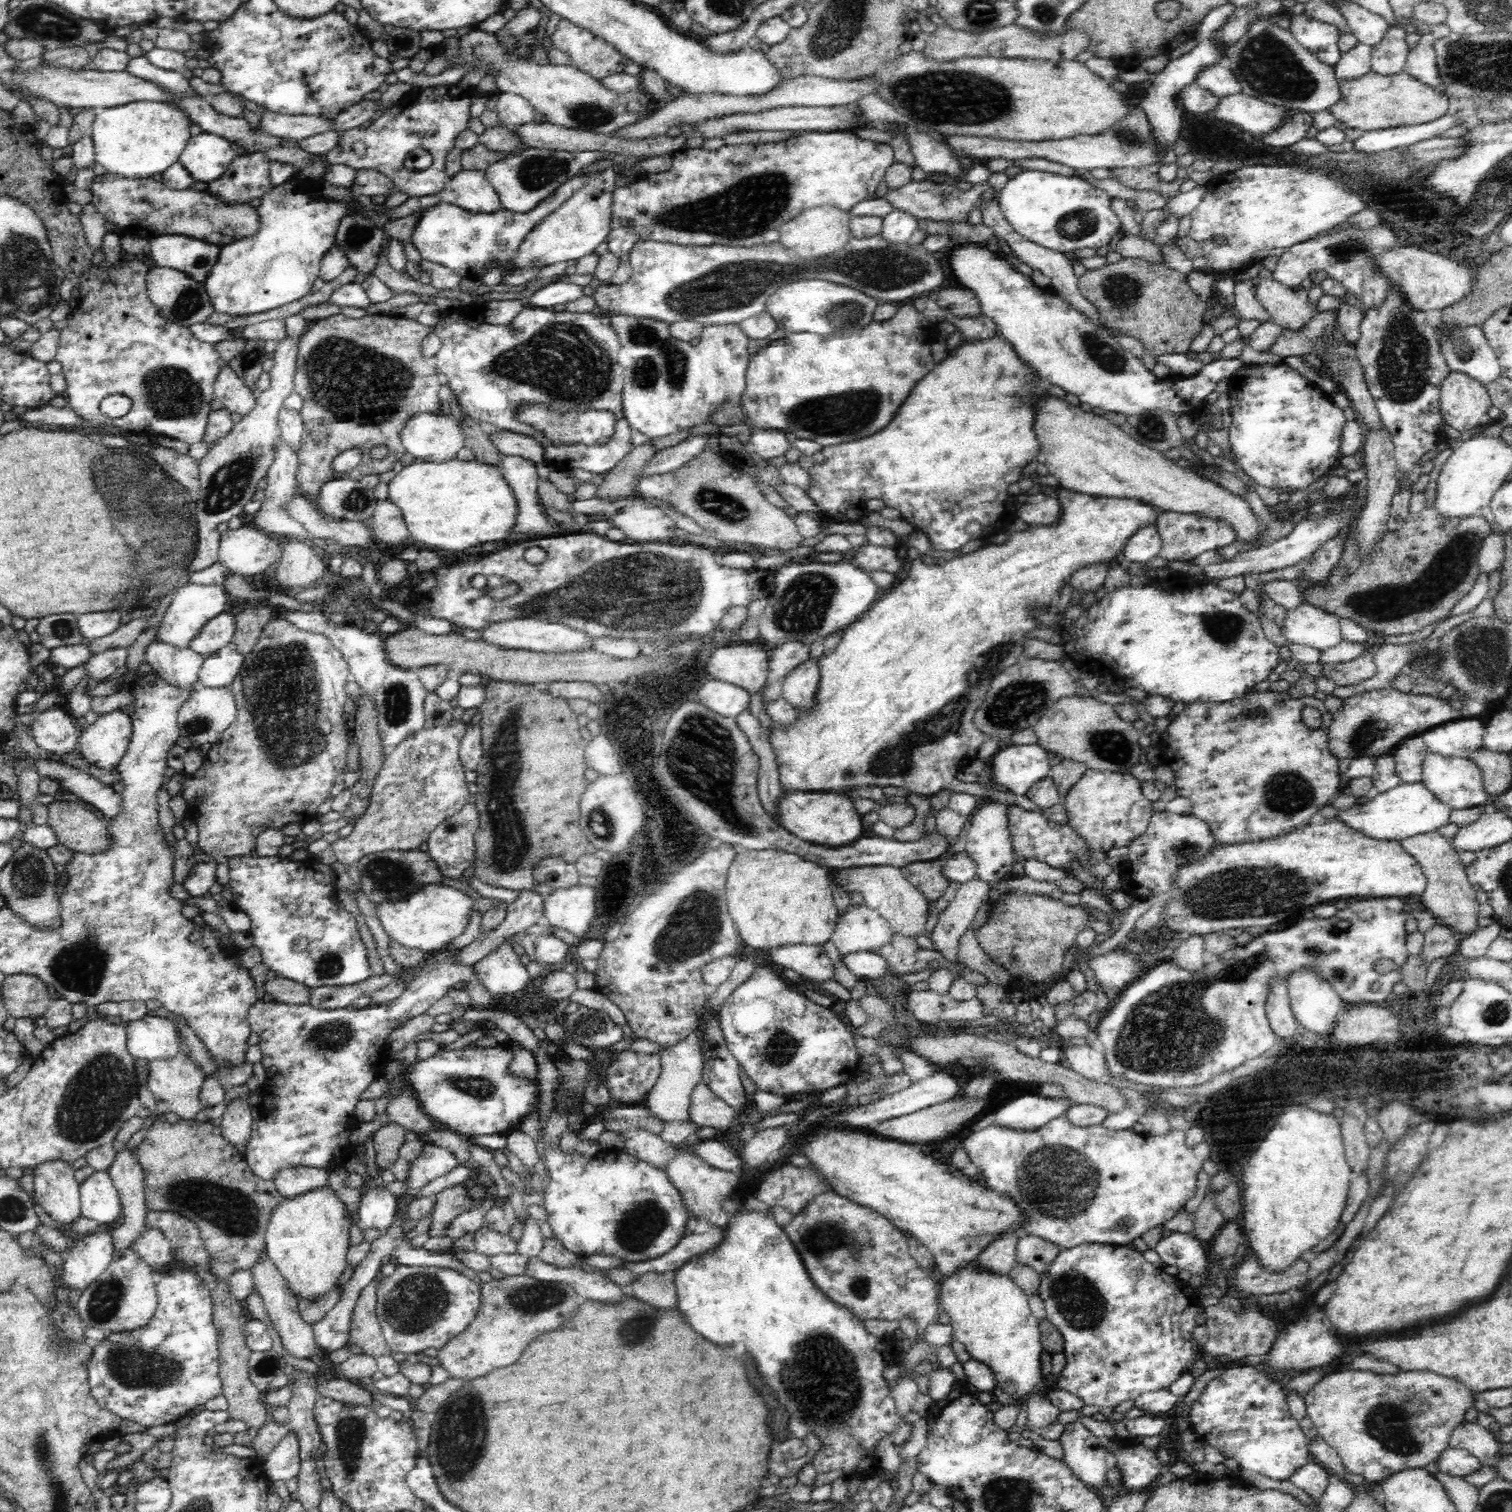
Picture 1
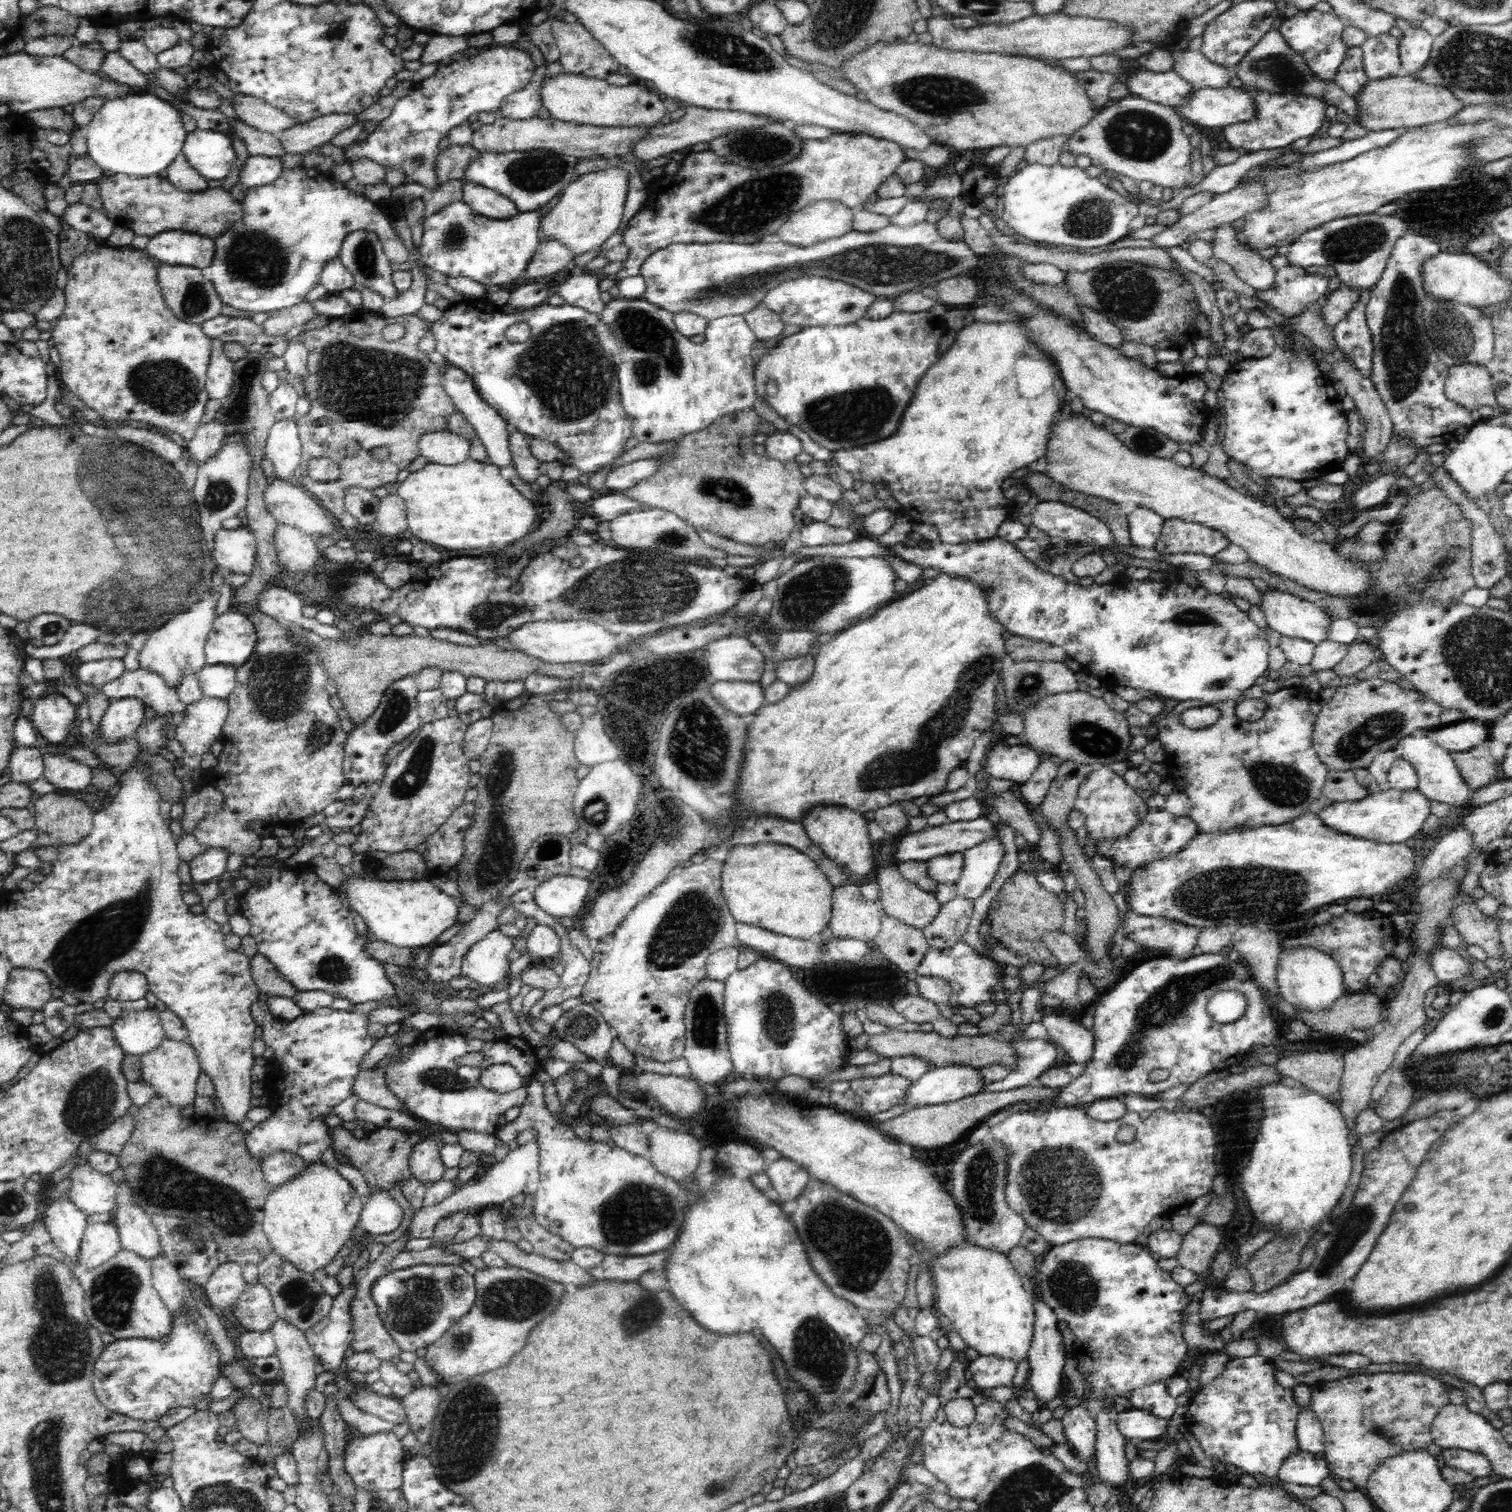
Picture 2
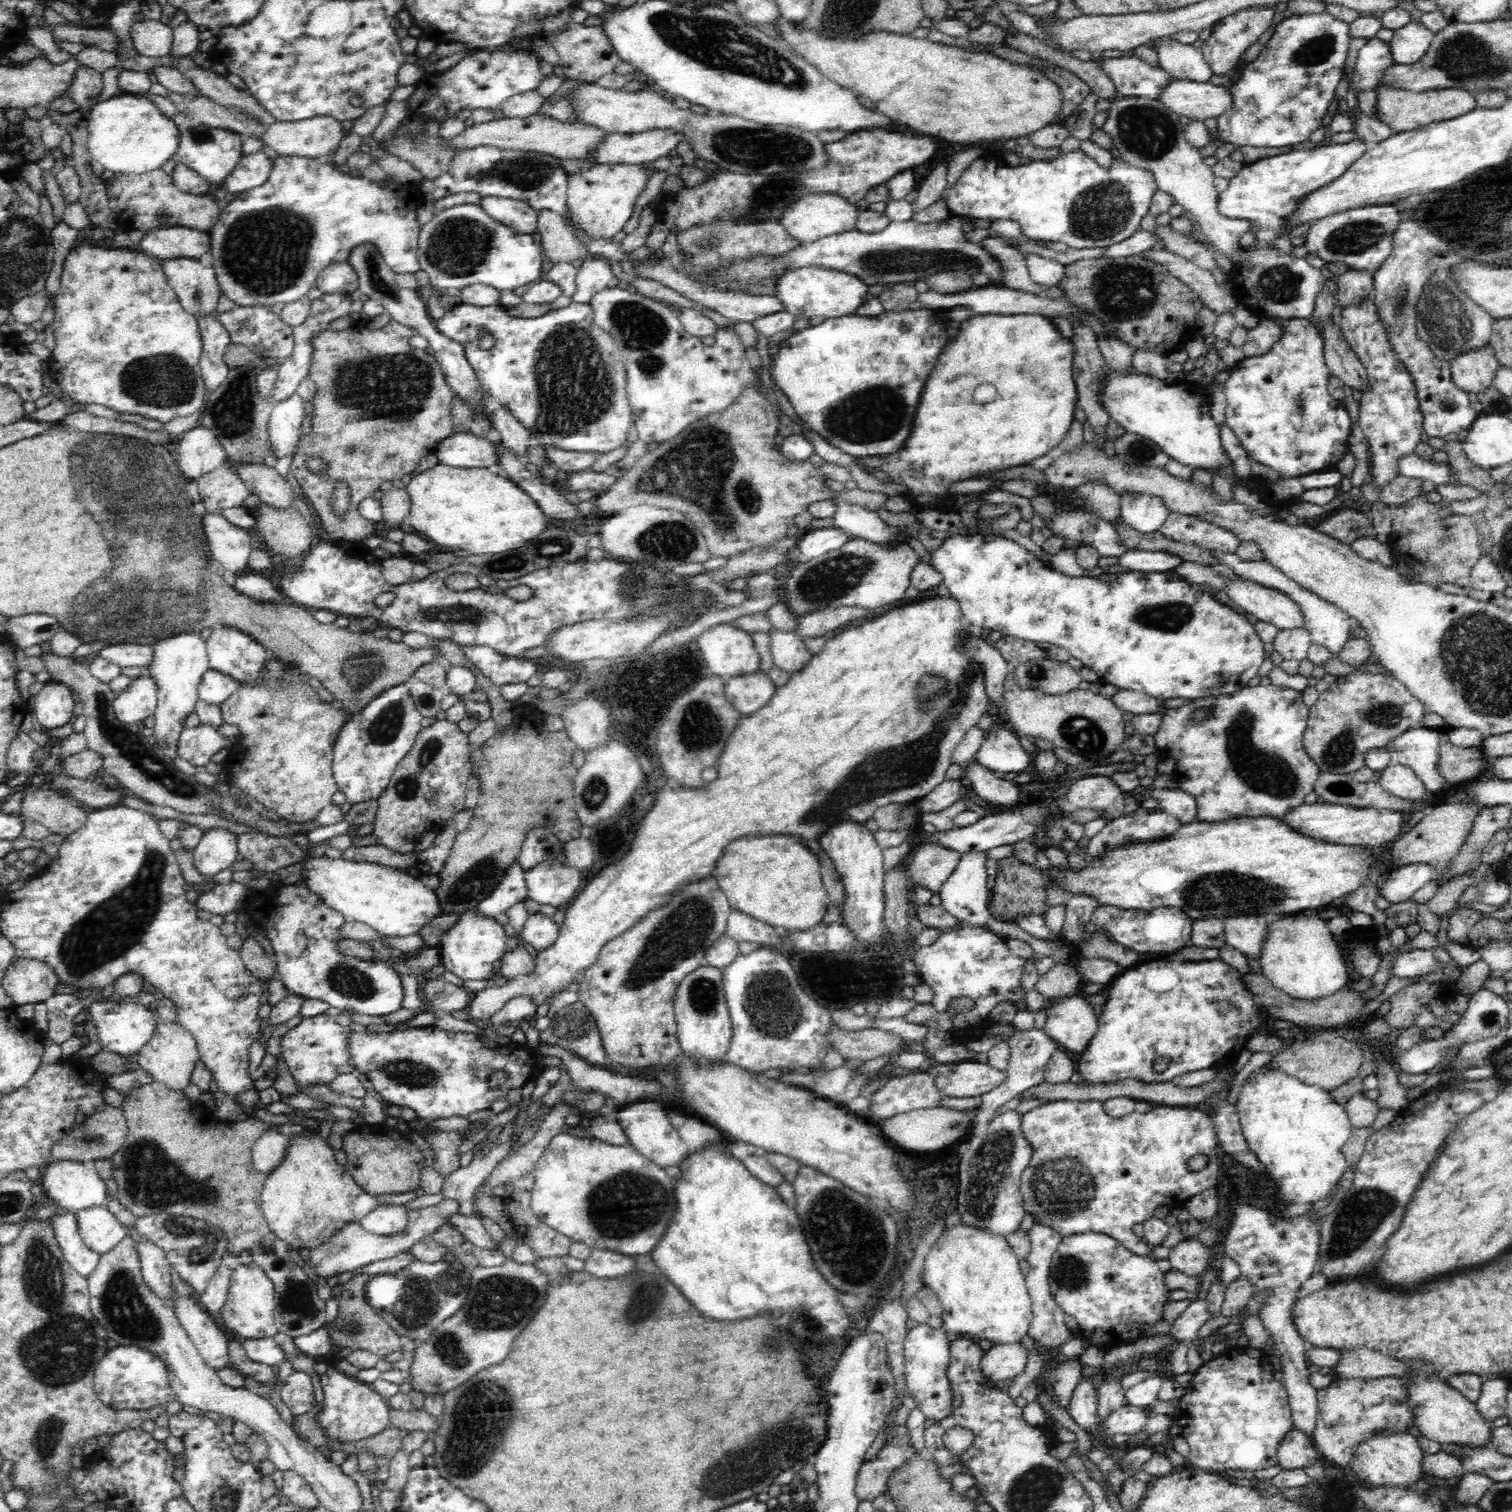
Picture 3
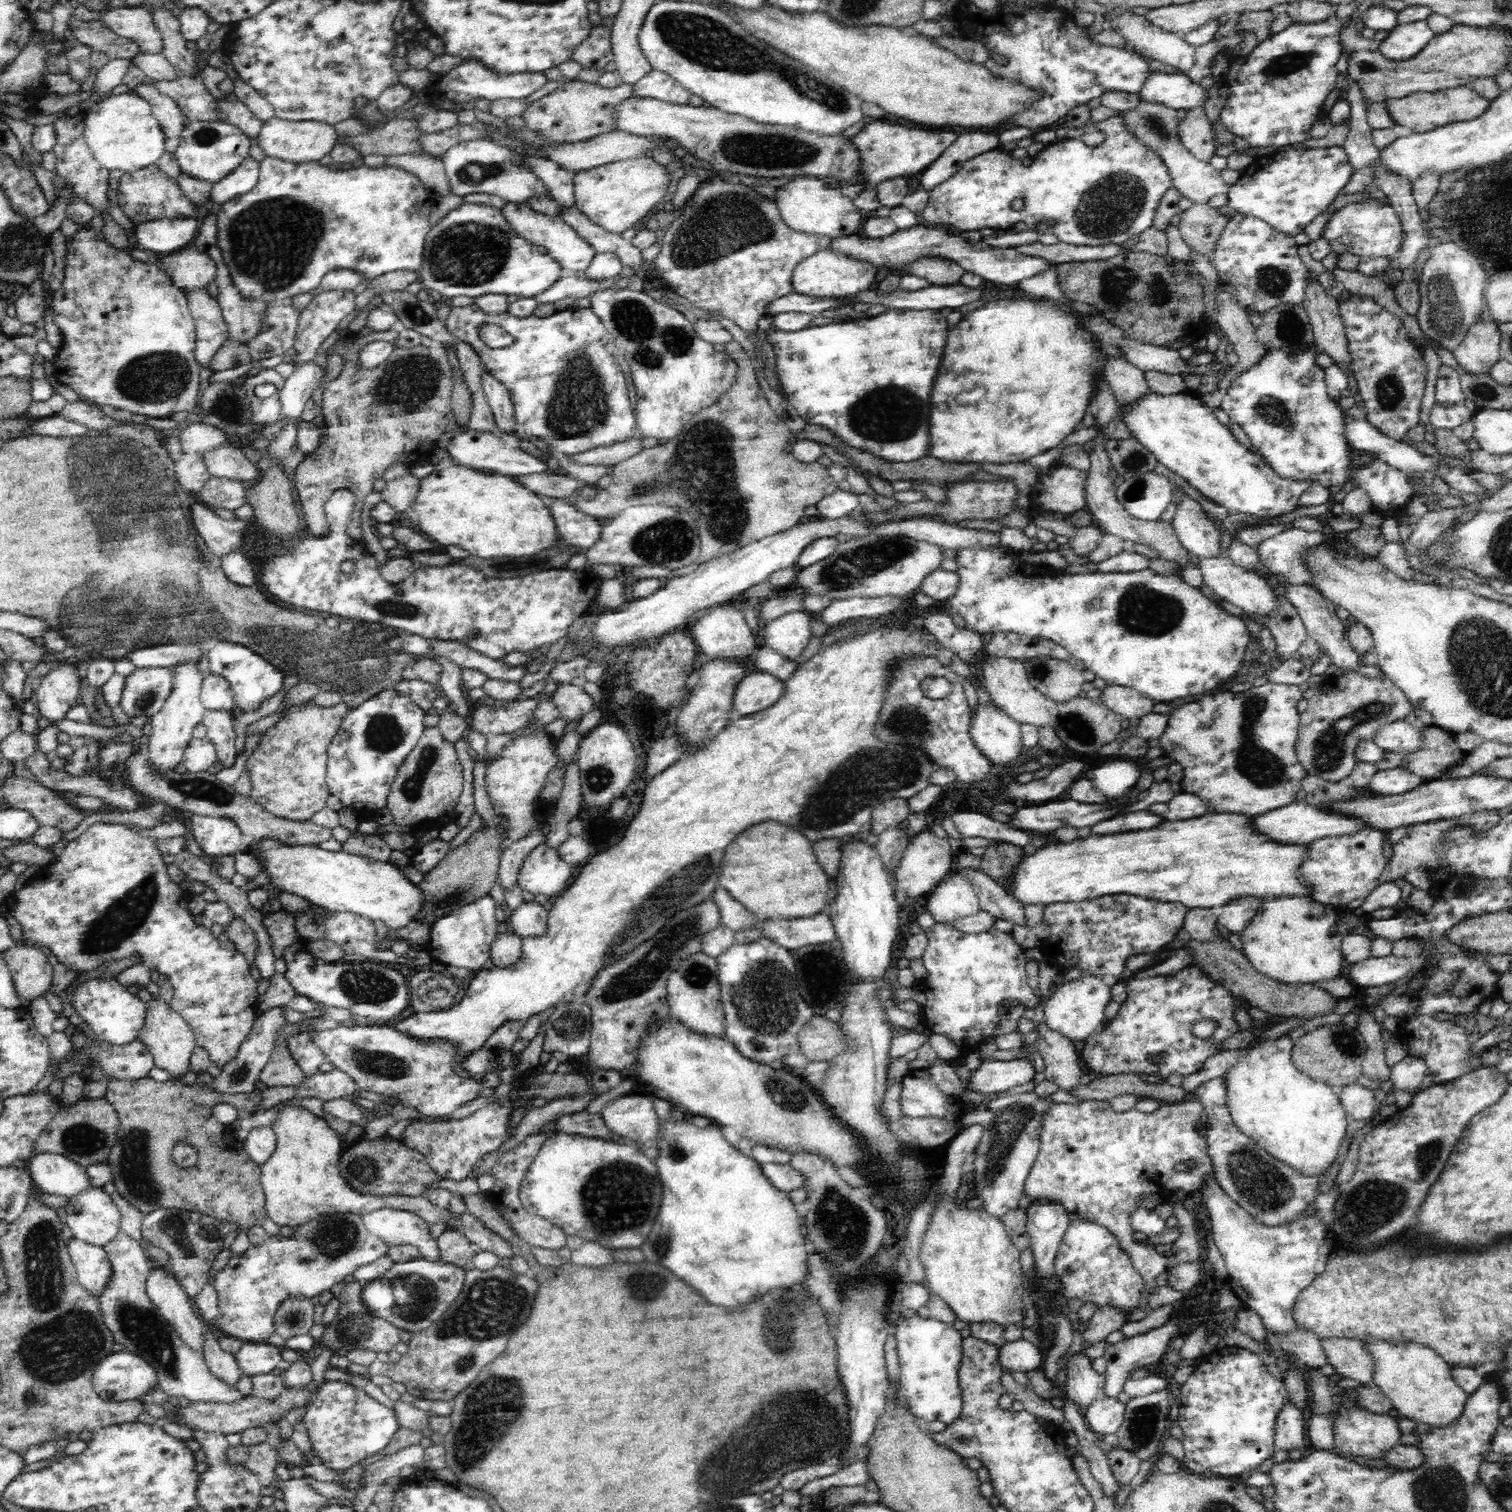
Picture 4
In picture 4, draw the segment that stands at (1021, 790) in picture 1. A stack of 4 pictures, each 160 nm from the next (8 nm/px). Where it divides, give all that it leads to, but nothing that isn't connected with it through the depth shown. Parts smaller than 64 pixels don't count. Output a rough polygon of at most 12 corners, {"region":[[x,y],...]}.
{"region":[[980,705],[970,734],[994,766],[1024,752],[1020,723]]}

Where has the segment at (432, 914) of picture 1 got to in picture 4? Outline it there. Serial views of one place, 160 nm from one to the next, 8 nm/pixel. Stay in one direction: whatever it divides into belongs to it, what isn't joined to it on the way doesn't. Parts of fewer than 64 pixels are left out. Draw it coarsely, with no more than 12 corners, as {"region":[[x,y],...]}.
{"region":[[252,840],[272,887],[393,935],[422,890],[390,862]]}

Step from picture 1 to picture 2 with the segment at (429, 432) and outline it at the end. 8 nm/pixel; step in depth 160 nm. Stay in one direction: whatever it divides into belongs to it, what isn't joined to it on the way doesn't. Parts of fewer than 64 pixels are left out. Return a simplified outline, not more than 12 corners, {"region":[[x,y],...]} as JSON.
{"region":[[444,429],[417,445],[429,463],[454,466],[469,459],[470,443]]}

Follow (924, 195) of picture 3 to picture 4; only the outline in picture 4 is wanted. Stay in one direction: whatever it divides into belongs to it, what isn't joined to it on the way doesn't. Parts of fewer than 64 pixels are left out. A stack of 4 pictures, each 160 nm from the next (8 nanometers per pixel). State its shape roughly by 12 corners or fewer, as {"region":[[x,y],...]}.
{"region":[[962,131],[922,171],[930,193],[965,162],[999,147],[998,132]]}

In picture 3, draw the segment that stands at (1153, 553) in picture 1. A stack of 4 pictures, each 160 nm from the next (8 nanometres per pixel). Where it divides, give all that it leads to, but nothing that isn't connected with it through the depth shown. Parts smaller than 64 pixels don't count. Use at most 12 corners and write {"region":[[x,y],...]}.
{"region":[[1154,494],[1121,496],[1124,523],[1141,534],[1159,531],[1168,507]]}

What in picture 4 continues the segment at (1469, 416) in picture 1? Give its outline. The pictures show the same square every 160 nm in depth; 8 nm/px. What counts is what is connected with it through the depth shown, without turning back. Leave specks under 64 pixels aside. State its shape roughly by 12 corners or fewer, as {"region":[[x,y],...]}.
{"region":[[1478,314],[1454,358],[1470,374],[1500,360],[1500,326]]}

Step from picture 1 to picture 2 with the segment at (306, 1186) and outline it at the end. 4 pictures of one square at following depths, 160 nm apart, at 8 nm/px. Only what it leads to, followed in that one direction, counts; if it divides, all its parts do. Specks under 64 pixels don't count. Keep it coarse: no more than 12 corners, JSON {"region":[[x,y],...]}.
{"region":[[278,1152],[261,1163],[264,1178],[280,1186],[306,1170],[294,1153]]}

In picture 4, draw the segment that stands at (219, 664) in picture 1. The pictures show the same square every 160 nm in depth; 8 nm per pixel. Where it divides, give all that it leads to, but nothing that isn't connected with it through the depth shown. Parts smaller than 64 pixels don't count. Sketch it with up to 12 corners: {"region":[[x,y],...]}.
{"region":[[209,672],[200,700],[207,711],[230,711],[234,691],[226,678]]}

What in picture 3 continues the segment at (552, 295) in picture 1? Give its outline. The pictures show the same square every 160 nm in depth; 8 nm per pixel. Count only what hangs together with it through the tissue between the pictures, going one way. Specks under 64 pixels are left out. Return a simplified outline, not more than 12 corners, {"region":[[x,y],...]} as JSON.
{"region":[[592,258],[577,269],[571,300],[590,304],[614,275],[607,260]]}

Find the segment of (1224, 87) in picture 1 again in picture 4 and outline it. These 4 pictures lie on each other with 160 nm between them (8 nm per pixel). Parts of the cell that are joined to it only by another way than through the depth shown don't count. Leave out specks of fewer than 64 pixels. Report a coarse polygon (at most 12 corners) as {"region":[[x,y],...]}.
{"region":[[1116,6],[1112,26],[1144,55],[1187,75],[1195,46]]}

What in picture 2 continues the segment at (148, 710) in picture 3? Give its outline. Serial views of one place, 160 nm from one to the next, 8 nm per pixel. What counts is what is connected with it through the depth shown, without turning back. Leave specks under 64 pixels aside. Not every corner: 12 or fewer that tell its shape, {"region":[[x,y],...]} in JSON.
{"region":[[141,698],[113,699],[97,740],[114,744],[144,720]]}

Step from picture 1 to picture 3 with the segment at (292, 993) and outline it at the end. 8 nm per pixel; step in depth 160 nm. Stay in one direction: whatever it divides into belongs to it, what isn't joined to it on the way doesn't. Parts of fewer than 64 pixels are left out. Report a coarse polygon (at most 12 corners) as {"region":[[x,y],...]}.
{"region":[[250,935],[239,953],[245,967],[261,982],[275,976],[273,956]]}

